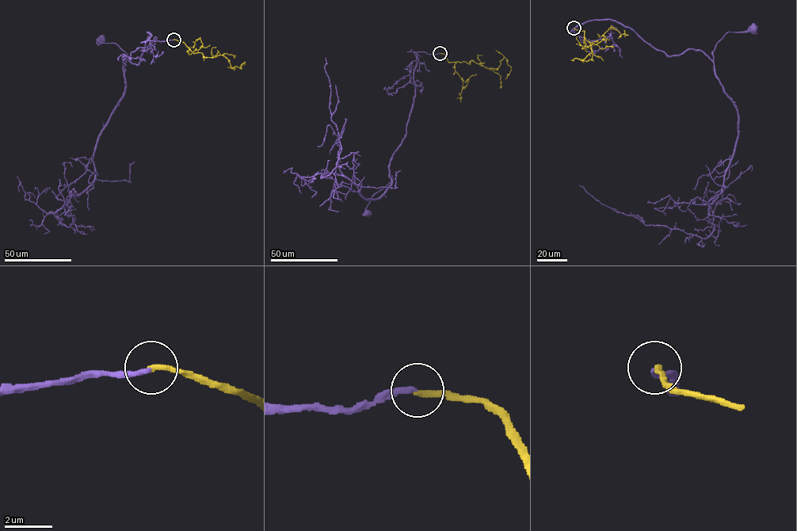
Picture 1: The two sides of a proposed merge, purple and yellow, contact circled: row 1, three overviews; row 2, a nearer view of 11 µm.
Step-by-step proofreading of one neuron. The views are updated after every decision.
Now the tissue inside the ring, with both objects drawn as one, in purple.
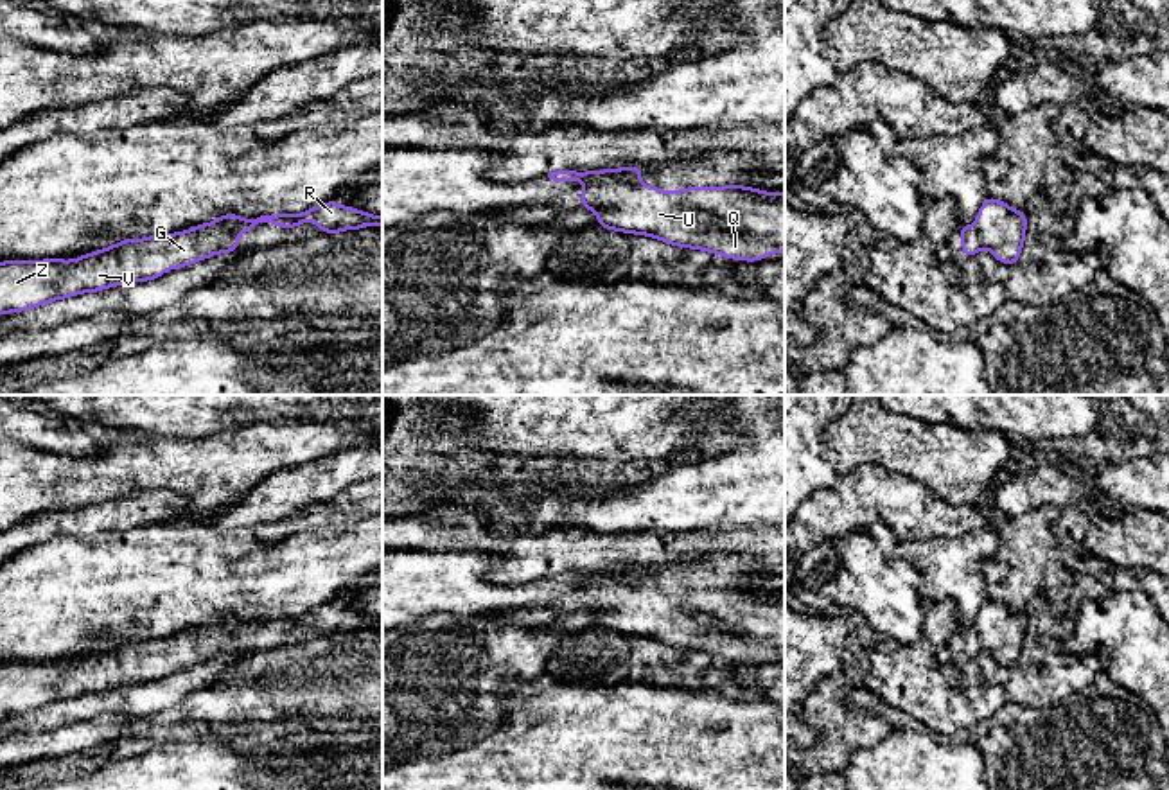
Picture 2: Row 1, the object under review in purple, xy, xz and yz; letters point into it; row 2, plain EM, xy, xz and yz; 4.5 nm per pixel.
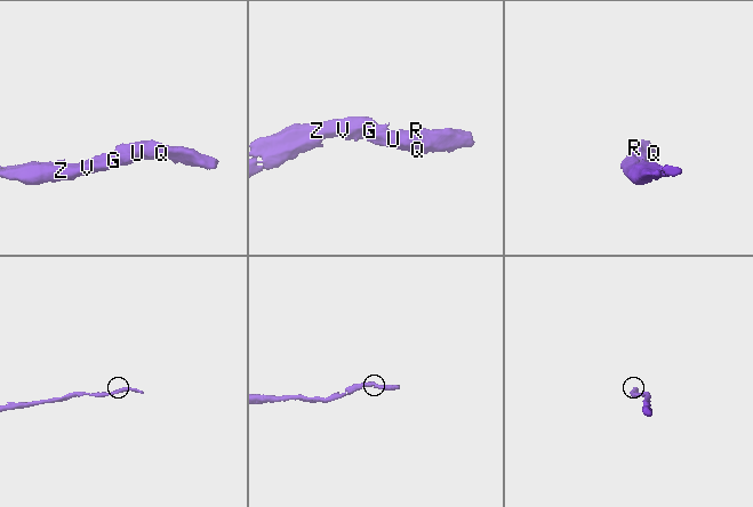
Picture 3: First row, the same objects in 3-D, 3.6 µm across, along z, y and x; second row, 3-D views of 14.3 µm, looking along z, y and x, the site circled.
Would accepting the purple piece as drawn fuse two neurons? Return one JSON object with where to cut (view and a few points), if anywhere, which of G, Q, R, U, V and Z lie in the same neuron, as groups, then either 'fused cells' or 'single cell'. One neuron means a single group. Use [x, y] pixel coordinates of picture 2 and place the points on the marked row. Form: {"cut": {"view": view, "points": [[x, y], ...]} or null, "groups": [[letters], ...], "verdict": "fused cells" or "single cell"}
{"cut": null, "groups": [["G", "Q", "R", "U", "V", "Z"]], "verdict": "single cell"}

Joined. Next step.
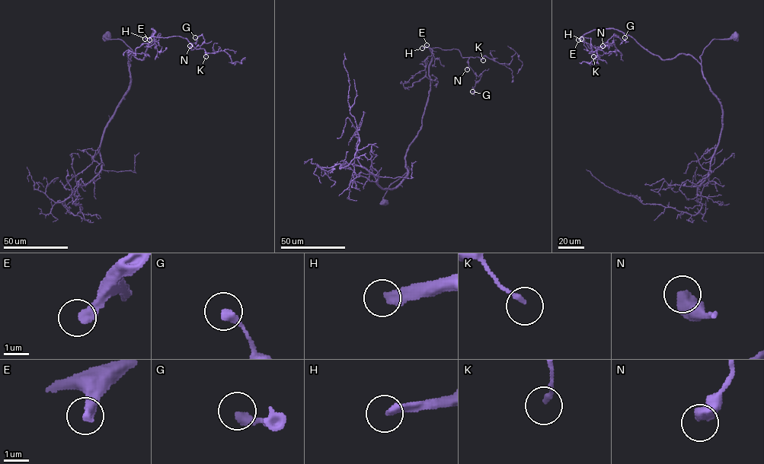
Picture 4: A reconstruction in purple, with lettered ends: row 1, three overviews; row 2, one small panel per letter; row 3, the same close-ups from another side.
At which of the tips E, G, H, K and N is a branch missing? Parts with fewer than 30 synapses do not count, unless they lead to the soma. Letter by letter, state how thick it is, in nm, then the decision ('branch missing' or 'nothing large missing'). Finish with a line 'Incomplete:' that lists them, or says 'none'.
E: calibre 380 nm; branch missing
G: calibre 340 nm; nothing large missing
H: calibre 360 nm; branch missing
K: calibre 180 nm; nothing large missing
N: calibre 500 nm; nothing large missing
Incomplete: E, H

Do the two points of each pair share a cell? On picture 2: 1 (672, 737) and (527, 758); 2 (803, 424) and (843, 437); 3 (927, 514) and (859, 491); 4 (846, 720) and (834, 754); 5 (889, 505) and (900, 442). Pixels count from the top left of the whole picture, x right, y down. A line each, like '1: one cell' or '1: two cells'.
1: one cell
2: two cells
3: one cell
4: one cell
5: two cells

